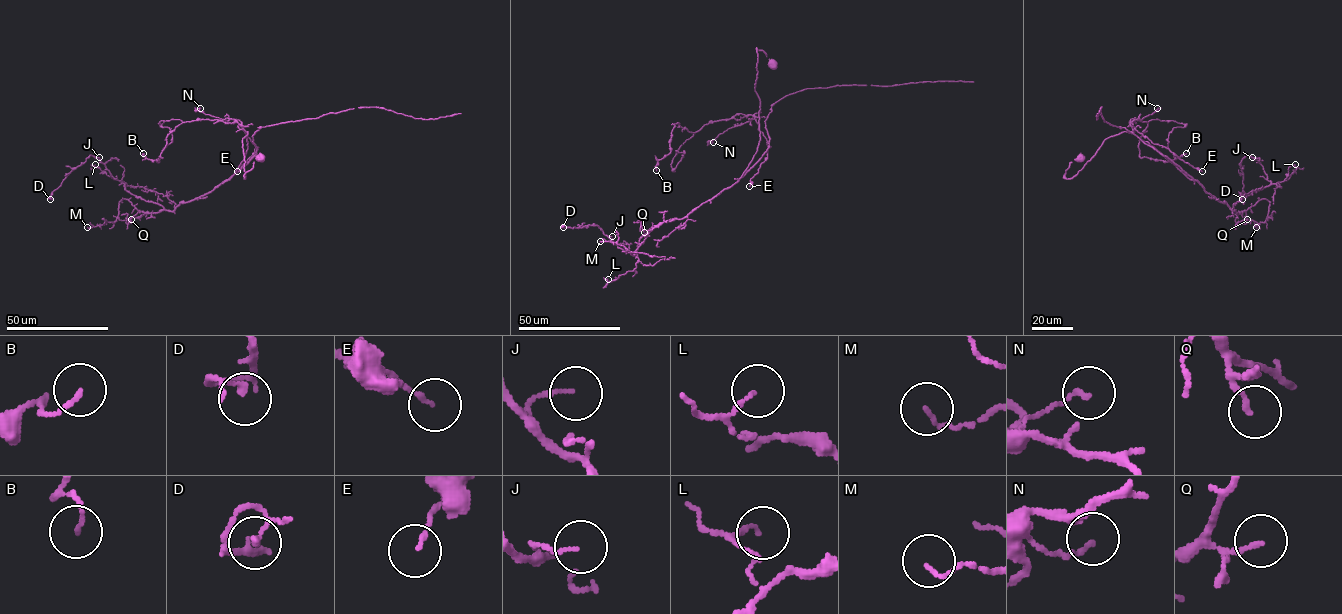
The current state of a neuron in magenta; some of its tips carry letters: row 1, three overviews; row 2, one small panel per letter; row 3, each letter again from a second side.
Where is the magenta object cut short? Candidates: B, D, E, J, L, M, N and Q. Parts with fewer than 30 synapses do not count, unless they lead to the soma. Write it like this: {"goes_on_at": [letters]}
{"goes_on_at": []}

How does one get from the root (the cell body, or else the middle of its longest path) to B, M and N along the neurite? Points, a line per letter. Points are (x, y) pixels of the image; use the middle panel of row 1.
B: (773, 63), (756, 49), (759, 117), (737, 113), (695, 132), (673, 124), (670, 152), (658, 161), (656, 170)
M: (773, 63), (756, 49), (760, 140), (741, 177), (685, 217), (659, 223), (631, 254), (623, 245), (600, 241)
N: (773, 63), (756, 49), (759, 117), (727, 129), (709, 141), (713, 142)

